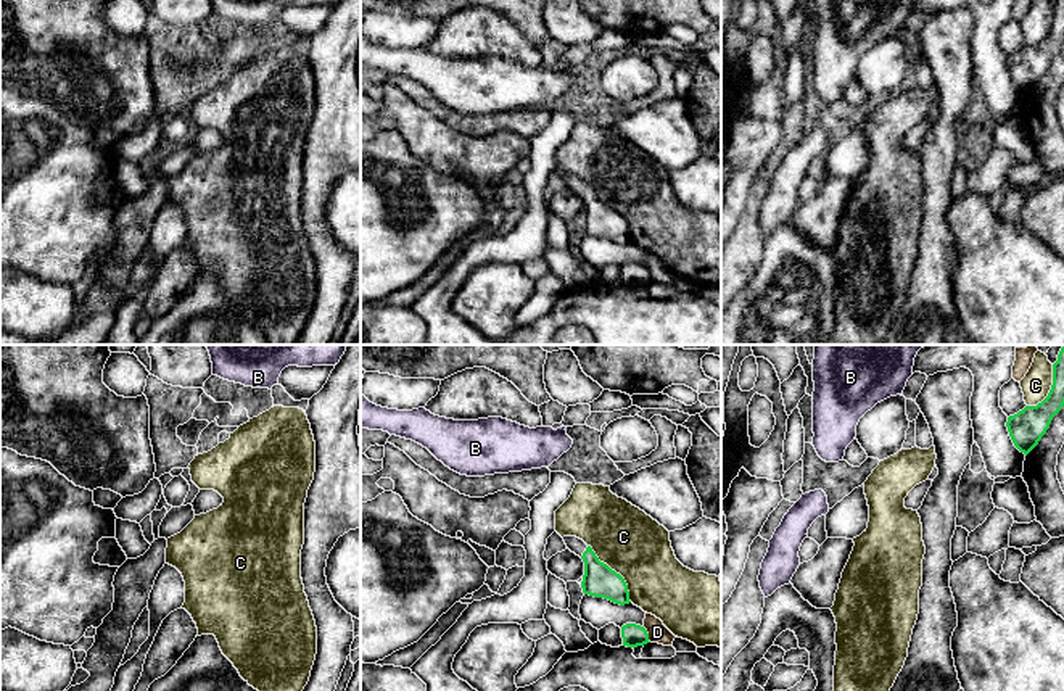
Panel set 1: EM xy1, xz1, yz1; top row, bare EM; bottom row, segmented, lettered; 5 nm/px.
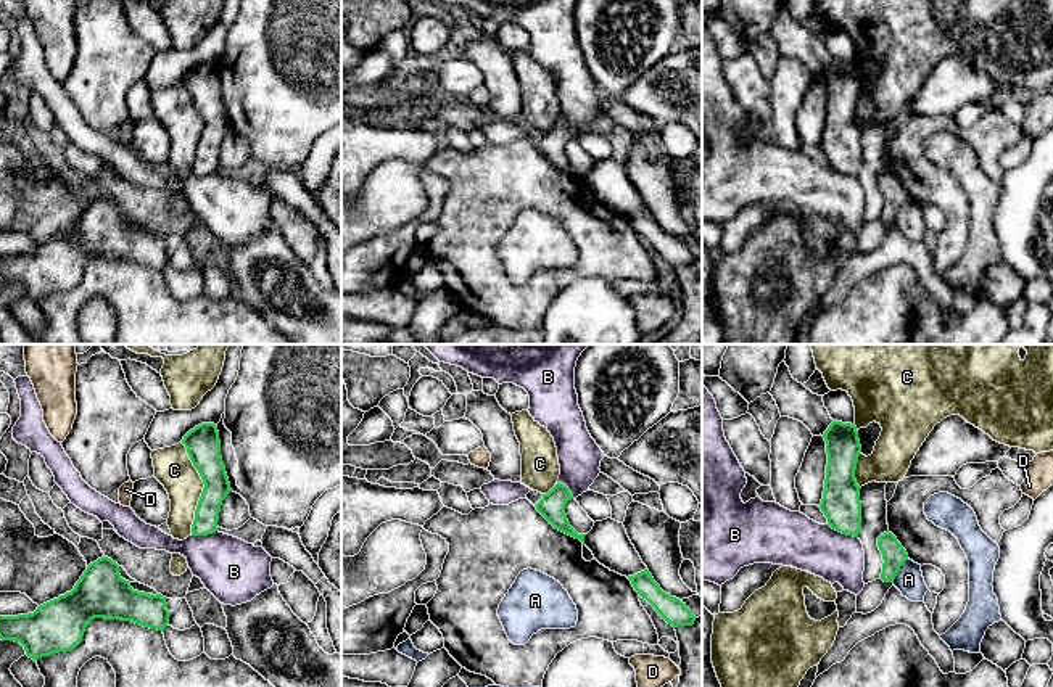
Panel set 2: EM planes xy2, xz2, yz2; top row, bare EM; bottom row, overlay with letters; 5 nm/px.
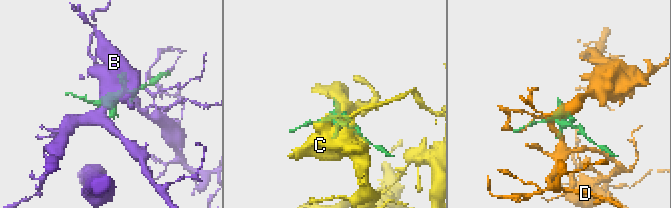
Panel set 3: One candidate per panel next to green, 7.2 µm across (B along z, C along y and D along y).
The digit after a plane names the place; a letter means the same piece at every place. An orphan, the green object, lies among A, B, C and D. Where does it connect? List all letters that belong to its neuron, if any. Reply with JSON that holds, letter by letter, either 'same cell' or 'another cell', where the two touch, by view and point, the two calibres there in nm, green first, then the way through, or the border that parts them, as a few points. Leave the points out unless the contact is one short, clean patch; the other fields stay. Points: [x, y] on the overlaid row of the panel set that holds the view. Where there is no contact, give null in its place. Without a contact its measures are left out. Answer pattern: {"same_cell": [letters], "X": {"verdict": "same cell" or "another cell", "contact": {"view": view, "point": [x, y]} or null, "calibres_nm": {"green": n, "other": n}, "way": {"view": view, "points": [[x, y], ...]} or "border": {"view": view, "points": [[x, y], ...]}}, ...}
{"same_cell": [], "A": {"verdict": "another cell", "contact": {"view": "yz2", "point": [899, 568]}, "calibres_nm": {"green": 120, "other": 140}}, "B": {"verdict": "another cell", "contact": {"view": "yz2", "point": [842, 533]}, "calibres_nm": {"green": 190, "other": 260}}, "C": {"verdict": "another cell", "contact": {"view": "xy2", "point": [203, 488]}, "calibres_nm": {"green": 170, "other": 190}}, "D": {"verdict": "another cell", "contact": {"view": "xz1", "point": [647, 635]}, "calibres_nm": {"green": 120, "other": 100}}}

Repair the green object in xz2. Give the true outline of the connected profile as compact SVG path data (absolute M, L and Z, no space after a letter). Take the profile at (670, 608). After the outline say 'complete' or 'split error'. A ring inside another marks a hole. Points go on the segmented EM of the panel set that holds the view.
M649 570L628 576L628 579L639 597L646 599L668 624L673 627L694 624L696 616L691 613L686 603L663 592L654 581Z | complete

